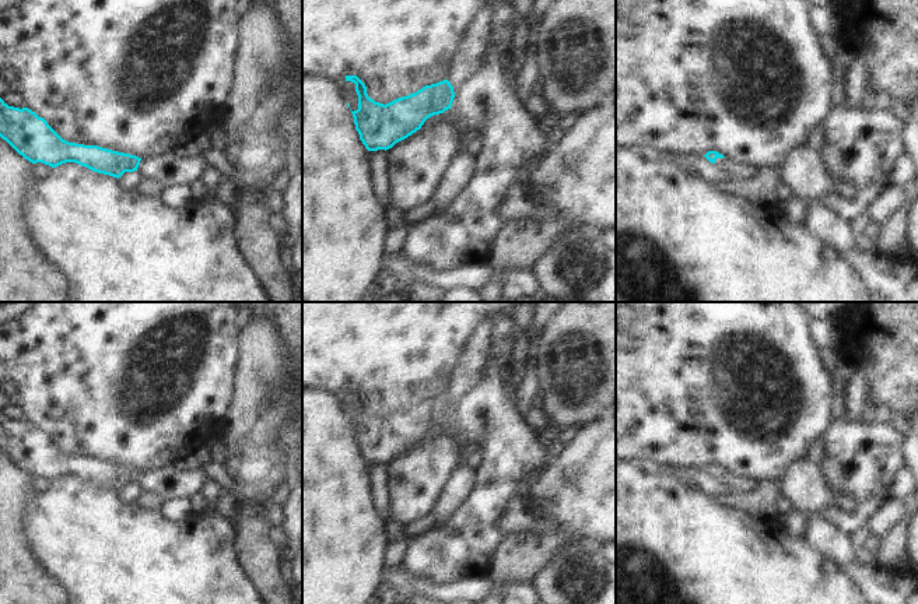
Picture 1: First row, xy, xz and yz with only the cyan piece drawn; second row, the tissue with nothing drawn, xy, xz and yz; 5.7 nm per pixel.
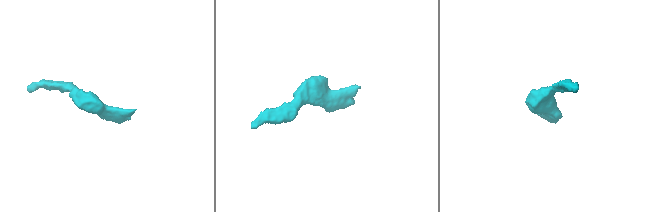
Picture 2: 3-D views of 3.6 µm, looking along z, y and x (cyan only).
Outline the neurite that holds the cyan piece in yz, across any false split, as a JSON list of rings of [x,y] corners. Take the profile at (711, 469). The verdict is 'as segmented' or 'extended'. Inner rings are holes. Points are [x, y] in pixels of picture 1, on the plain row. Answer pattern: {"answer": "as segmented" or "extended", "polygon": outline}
{"answer": "extended", "polygon": [[[708,464],[704,470],[718,478],[728,492],[749,492],[757,485],[754,480],[733,475],[716,464]]]}

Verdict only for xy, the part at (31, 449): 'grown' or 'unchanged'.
grown

